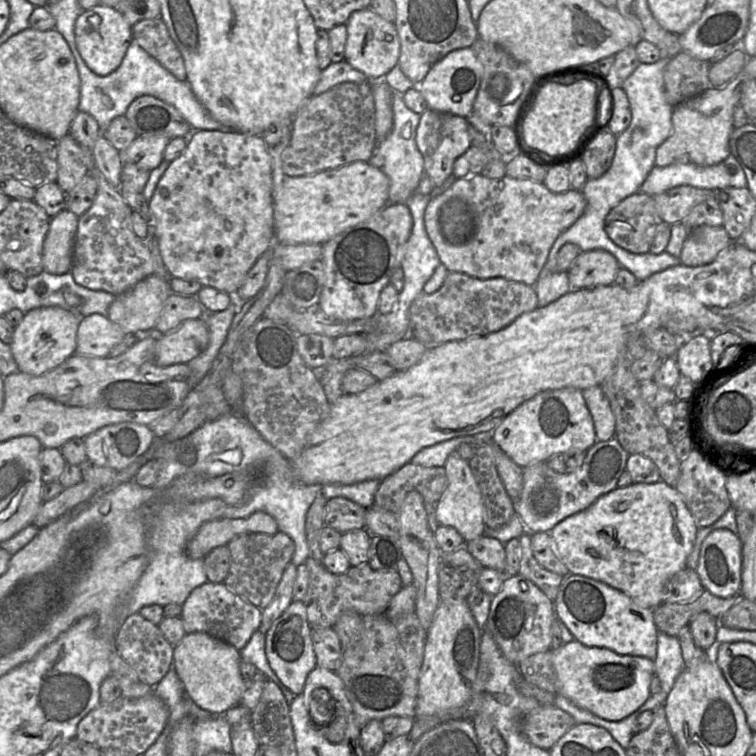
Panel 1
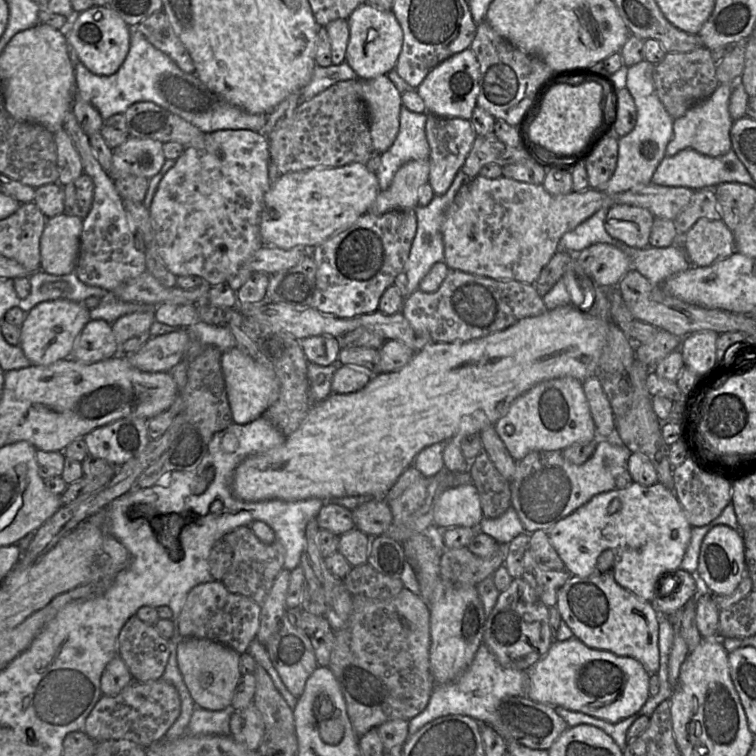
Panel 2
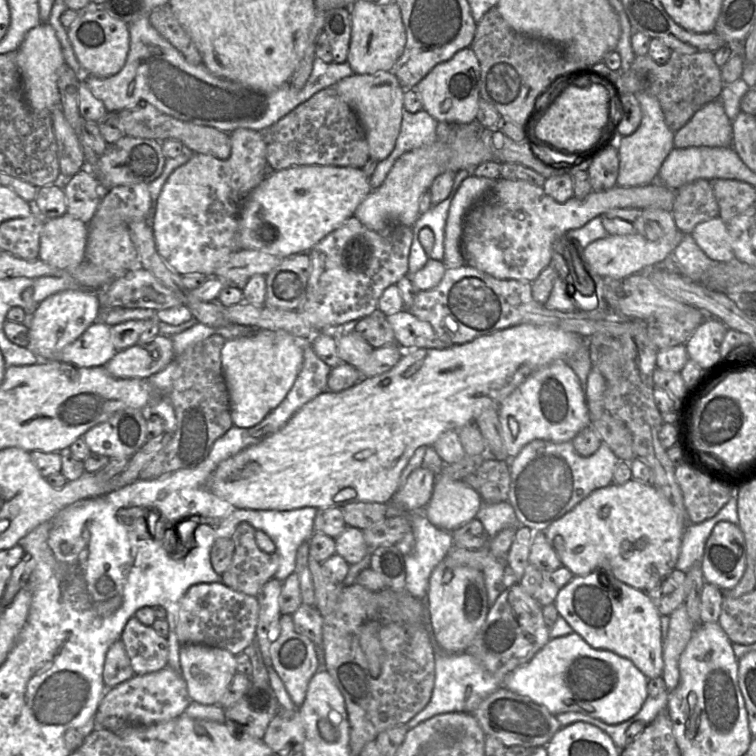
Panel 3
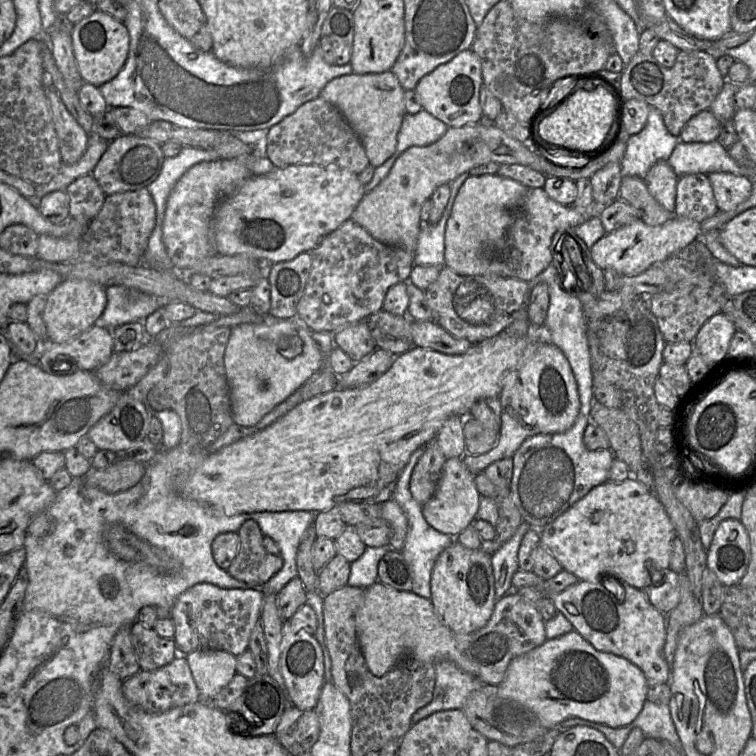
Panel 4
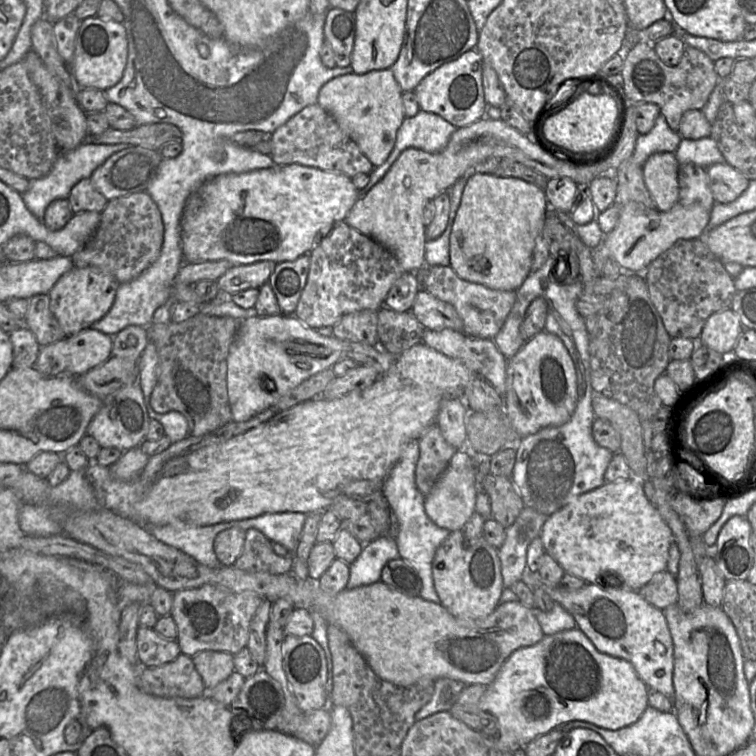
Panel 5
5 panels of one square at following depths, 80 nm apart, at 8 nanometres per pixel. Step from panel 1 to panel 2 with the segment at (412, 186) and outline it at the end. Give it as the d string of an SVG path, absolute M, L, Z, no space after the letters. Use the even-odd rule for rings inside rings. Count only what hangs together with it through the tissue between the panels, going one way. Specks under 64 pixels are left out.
M402 105L399 131L392 146L381 154L381 164L376 172L380 191L391 185L394 175L405 163L429 157L425 134L427 113L415 113Z

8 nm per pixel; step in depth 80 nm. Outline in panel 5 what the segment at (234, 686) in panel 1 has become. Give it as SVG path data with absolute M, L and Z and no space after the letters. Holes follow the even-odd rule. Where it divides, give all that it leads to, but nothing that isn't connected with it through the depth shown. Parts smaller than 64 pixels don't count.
M205 650L192 657L207 691L228 678L234 669L234 657L229 652Z

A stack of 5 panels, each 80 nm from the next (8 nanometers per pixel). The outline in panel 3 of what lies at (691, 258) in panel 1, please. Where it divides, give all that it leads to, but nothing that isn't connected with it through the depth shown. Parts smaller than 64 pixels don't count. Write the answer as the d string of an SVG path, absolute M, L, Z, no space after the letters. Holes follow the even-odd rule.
M721 218L699 223L690 235L711 260L729 262L735 258L727 225Z

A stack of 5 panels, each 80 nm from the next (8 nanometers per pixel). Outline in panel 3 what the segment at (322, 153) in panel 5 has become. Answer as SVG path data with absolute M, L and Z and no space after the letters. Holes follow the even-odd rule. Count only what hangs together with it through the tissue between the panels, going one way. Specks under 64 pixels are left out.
M334 87L325 88L314 94L267 128L263 136L271 171L305 165L363 168L370 158L362 124Z

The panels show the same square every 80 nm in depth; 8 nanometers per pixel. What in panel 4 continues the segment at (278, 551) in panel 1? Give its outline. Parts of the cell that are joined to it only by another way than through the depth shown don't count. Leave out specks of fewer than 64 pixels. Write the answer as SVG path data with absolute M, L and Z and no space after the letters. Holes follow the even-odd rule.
M245 521L237 533L239 548L227 571L233 578L246 583L248 588L262 588L281 570L283 559L264 548L264 534L257 522Z

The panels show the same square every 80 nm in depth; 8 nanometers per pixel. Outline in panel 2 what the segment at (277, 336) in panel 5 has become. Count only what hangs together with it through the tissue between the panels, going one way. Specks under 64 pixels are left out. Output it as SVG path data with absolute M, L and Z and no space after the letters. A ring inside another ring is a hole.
M237 347L222 354L221 370L232 419L237 424L243 425L258 419L279 397L280 384L275 373Z

